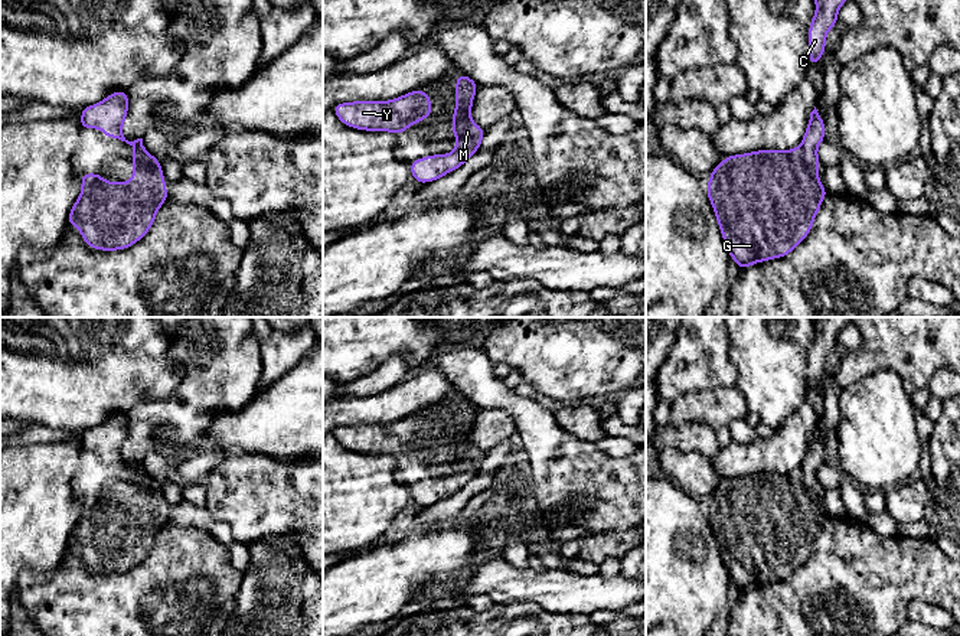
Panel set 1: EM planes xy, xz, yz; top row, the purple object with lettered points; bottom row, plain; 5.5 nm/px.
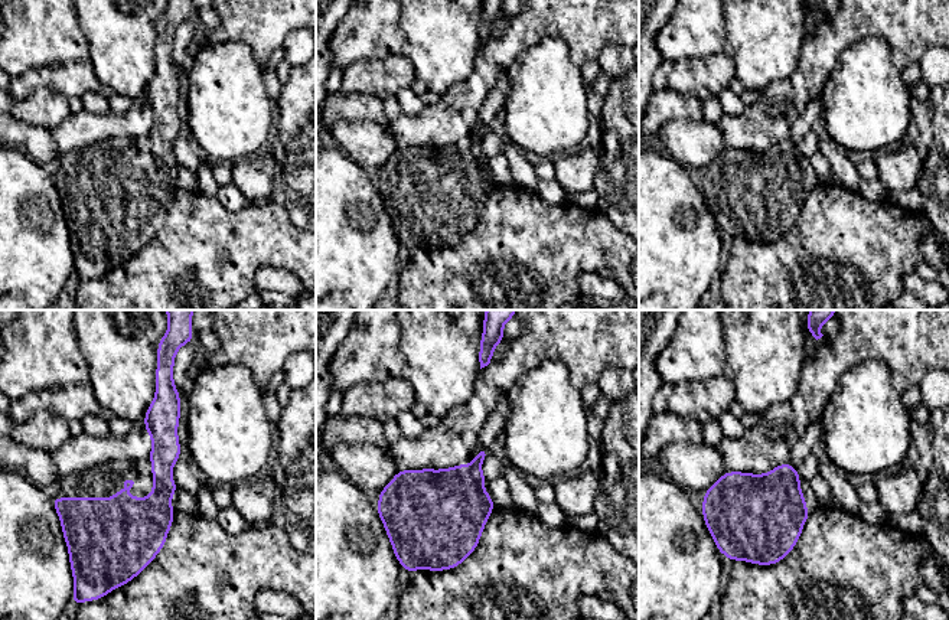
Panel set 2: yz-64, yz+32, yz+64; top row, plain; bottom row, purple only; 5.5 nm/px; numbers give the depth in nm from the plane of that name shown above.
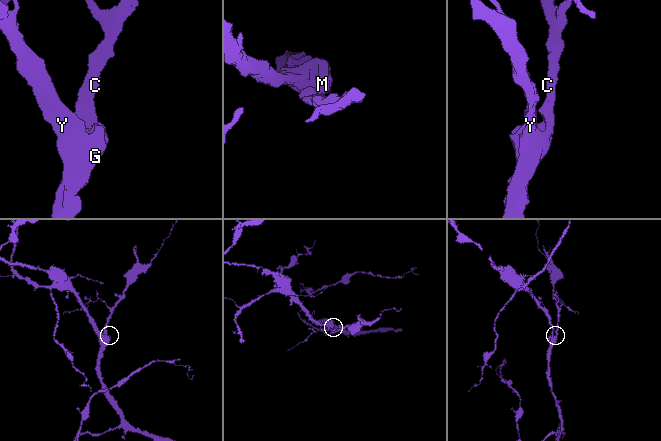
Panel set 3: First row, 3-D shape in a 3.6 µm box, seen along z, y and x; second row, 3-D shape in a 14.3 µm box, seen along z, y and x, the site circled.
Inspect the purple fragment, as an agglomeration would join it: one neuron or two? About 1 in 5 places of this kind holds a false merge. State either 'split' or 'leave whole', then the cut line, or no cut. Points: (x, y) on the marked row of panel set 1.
leave whole; cut none

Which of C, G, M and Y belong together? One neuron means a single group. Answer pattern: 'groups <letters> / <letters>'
groups C G M Y

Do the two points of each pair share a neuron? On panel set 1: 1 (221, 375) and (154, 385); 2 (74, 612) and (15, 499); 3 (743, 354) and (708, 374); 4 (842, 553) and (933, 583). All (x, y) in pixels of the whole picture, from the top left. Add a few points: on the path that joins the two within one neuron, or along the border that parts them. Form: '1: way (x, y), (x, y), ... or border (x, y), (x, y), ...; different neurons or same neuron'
1: border (169, 349), (183, 380), (154, 403); different neurons
2: border (65, 547), (49, 570), (25, 570), (18, 577); different neurons
3: border (728, 332), (728, 358), (735, 369), (737, 385); different neurons
4: way (865, 571), (910, 571); same neuron

